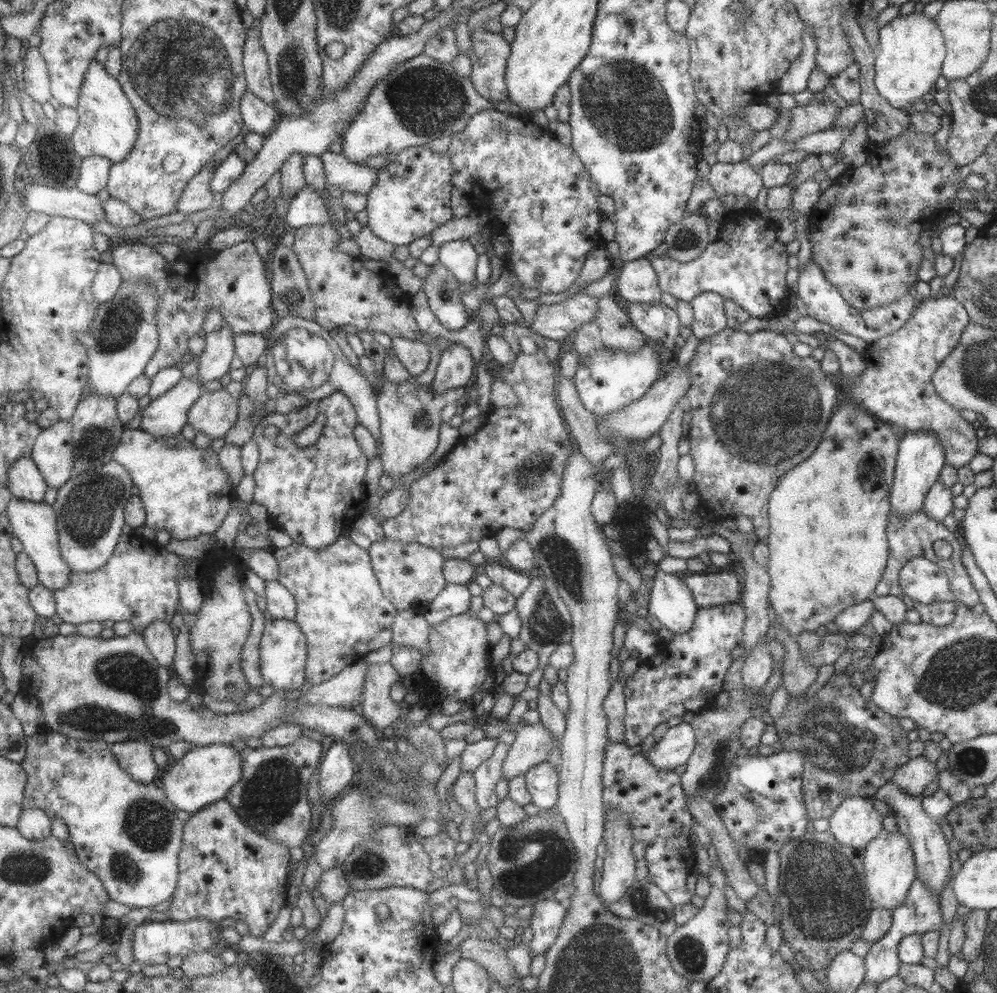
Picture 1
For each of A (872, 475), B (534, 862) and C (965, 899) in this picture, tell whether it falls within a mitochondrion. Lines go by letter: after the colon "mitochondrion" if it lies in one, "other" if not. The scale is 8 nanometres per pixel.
A: mitochondrion
B: mitochondrion
C: other

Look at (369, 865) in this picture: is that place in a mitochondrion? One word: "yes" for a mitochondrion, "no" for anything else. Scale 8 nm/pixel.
yes

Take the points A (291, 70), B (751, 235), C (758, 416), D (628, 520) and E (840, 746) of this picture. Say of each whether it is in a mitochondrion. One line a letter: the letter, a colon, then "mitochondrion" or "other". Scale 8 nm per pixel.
A: mitochondrion
B: other
C: mitochondrion
D: other
E: mitochondrion

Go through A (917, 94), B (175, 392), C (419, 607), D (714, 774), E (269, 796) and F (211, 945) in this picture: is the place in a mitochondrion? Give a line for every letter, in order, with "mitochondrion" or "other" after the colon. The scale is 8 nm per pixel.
A: other
B: other
C: other
D: mitochondrion
E: mitochondrion
F: other

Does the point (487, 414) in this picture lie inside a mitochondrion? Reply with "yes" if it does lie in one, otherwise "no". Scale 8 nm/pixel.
no

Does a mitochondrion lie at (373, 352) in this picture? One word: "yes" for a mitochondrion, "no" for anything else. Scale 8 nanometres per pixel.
no

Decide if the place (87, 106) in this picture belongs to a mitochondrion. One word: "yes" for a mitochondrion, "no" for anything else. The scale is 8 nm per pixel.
no

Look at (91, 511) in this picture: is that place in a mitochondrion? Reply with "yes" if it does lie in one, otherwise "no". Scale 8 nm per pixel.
yes

